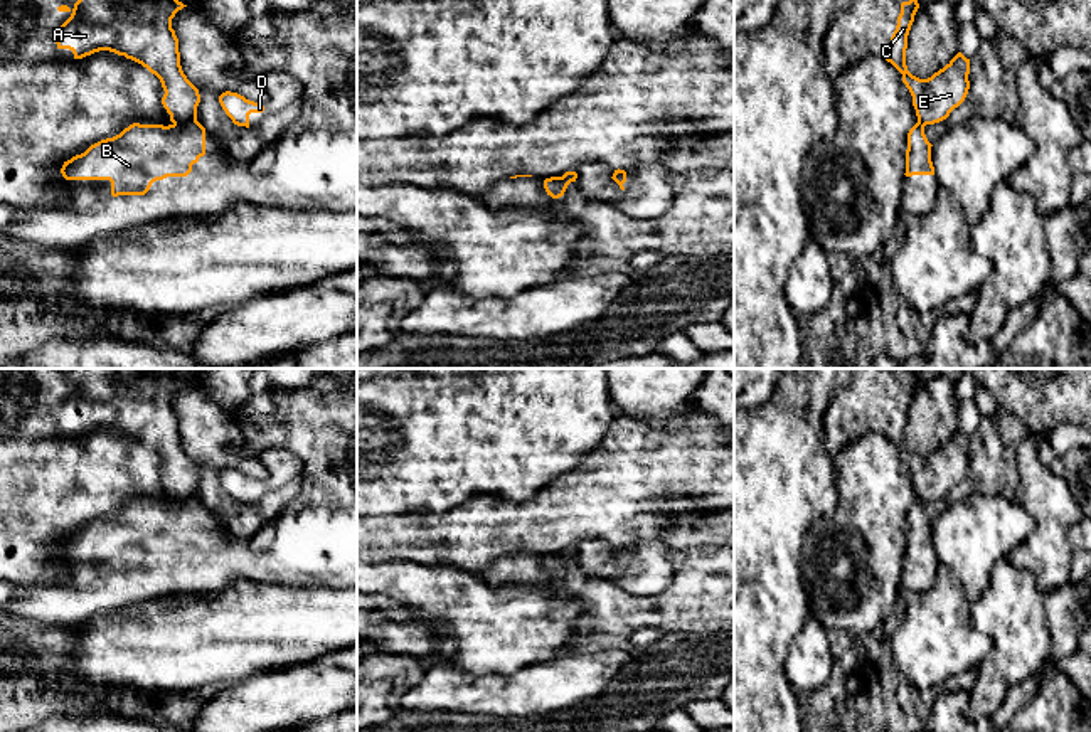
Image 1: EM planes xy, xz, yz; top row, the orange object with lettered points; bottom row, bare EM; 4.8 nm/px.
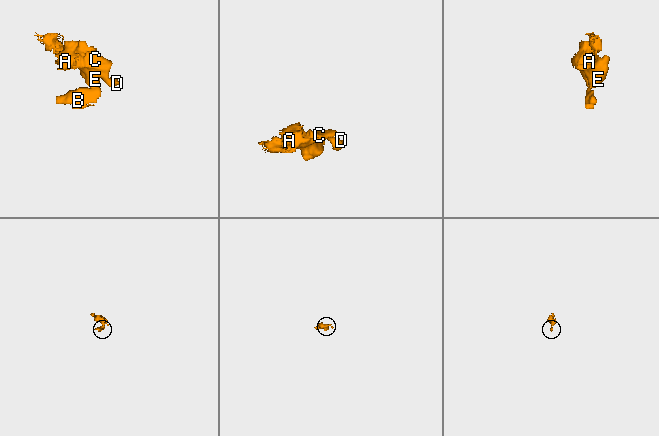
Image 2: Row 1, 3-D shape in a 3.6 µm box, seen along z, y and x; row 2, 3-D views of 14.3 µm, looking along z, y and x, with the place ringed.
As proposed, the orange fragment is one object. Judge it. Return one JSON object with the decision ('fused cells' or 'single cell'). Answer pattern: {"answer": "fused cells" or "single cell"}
{"answer": "fused cells"}

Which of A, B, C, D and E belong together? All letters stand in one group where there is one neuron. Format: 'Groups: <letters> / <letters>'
Groups: A C D E / B

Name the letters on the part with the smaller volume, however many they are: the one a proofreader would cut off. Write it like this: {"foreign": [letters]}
{"foreign": ["B"]}

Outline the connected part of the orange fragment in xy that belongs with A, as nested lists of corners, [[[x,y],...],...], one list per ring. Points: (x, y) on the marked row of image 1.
[[[77,0],[72,10],[67,5],[57,7],[71,17],[59,27],[56,44],[57,49],[69,49],[74,59],[109,50],[141,64],[160,79],[165,91],[162,104],[170,121],[185,125],[197,119],[200,94],[182,71],[178,39],[172,29],[172,19],[184,7],[178,0]]]

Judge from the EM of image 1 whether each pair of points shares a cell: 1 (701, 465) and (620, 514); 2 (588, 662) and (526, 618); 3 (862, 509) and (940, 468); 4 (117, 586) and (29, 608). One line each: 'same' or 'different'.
1: same
2: different
3: different
4: same

